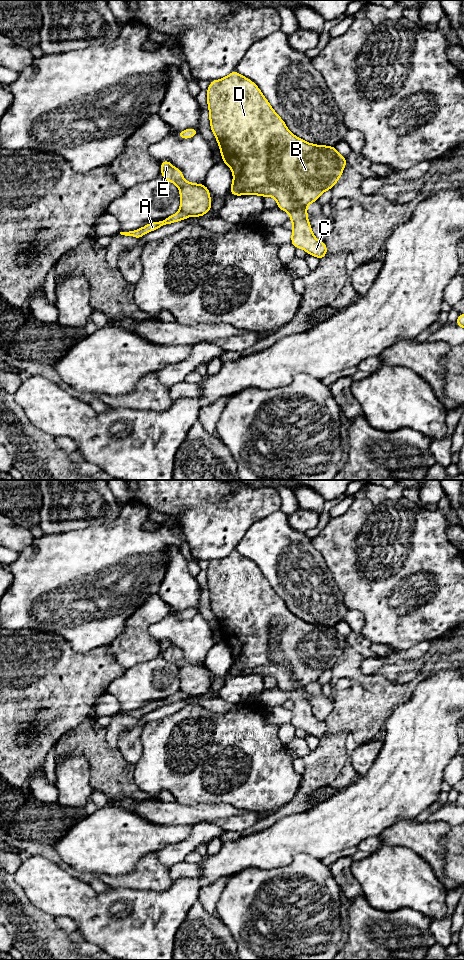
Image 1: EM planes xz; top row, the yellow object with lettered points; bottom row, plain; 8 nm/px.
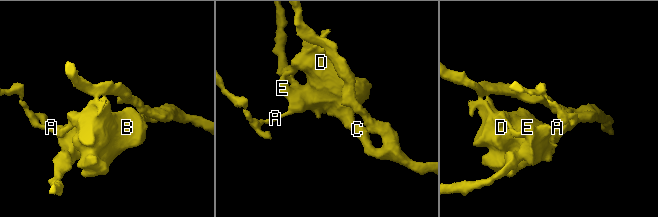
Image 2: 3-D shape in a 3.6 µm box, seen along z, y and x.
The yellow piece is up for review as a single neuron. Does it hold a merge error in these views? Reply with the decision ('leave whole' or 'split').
split

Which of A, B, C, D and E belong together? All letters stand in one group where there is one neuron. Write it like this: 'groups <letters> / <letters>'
groups A / B C D E

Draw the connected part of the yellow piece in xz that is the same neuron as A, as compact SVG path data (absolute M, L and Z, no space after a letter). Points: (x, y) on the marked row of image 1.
M179 211L176 214L173 214L171 216L165 218L163 221L151 222L137 230L129 231L129 232L120 232L120 234L125 235L125 236L132 236L136 239L139 239L139 238L143 237L143 235L146 233L152 232L158 228L161 228L164 225L172 224L172 223L178 222L180 220L185 220L188 217L189 217L188 214L186 214L182 211Z

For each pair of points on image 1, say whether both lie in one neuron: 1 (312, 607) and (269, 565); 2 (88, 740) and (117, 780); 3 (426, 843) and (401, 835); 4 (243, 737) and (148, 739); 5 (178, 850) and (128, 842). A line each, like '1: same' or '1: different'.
1: same
2: same
3: same
4: same
5: different

